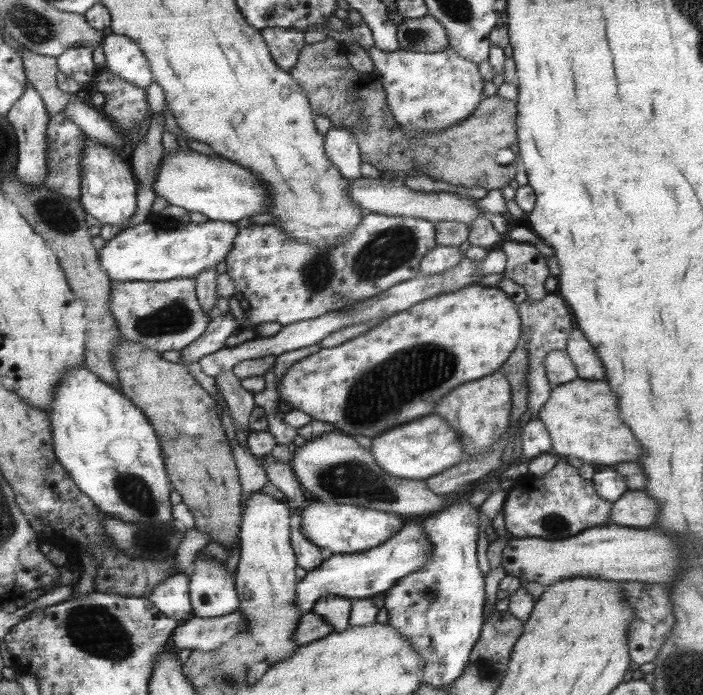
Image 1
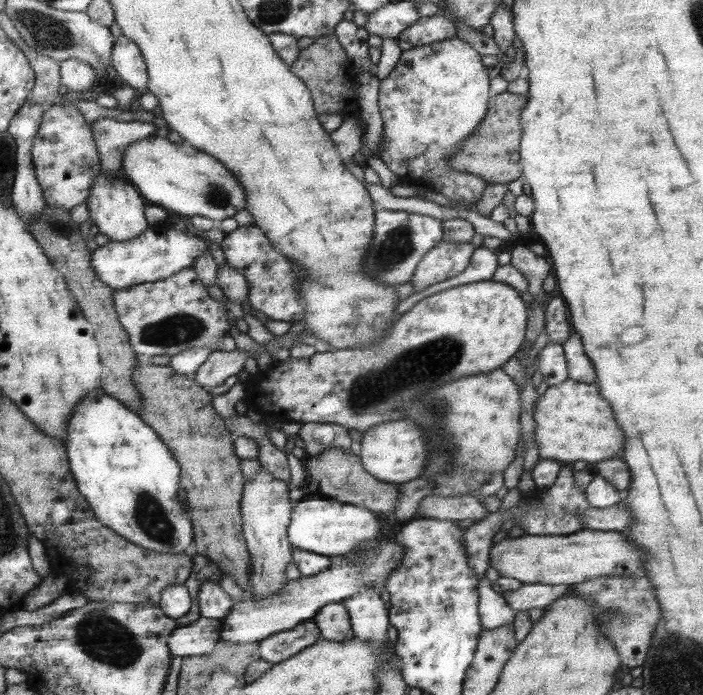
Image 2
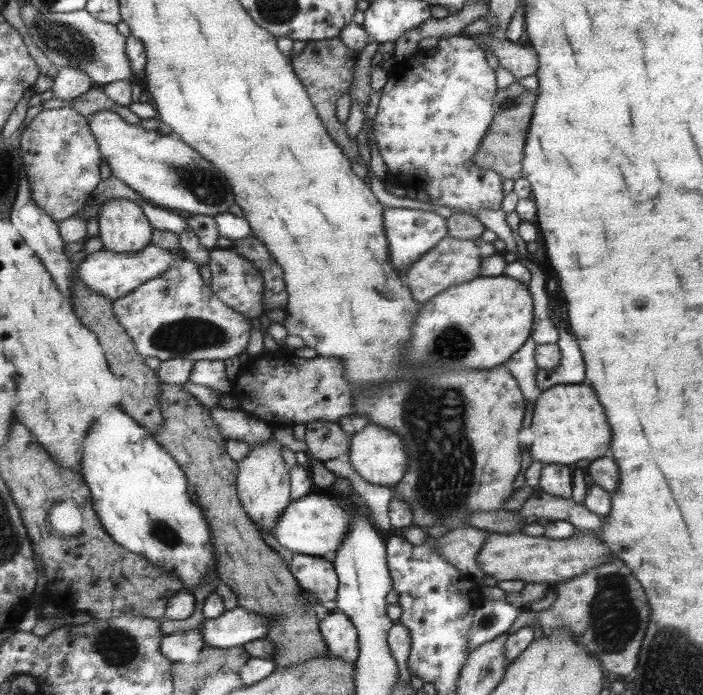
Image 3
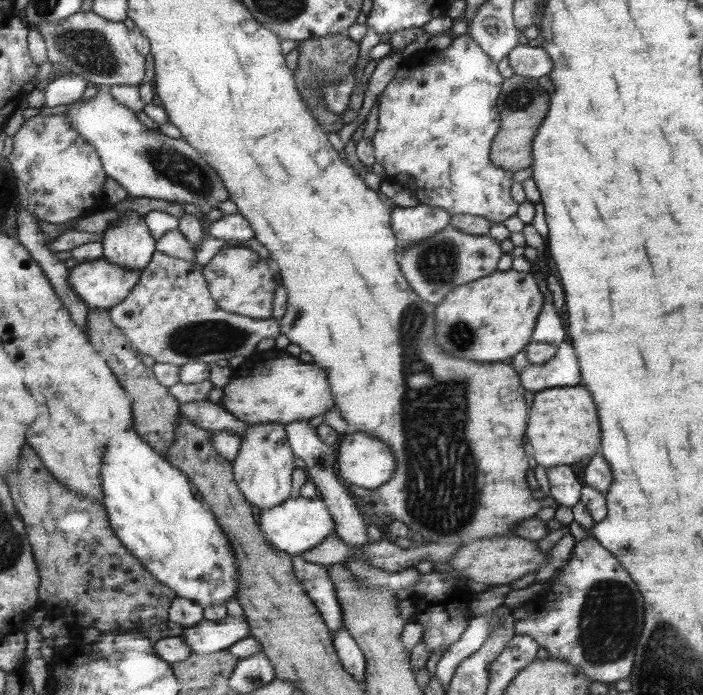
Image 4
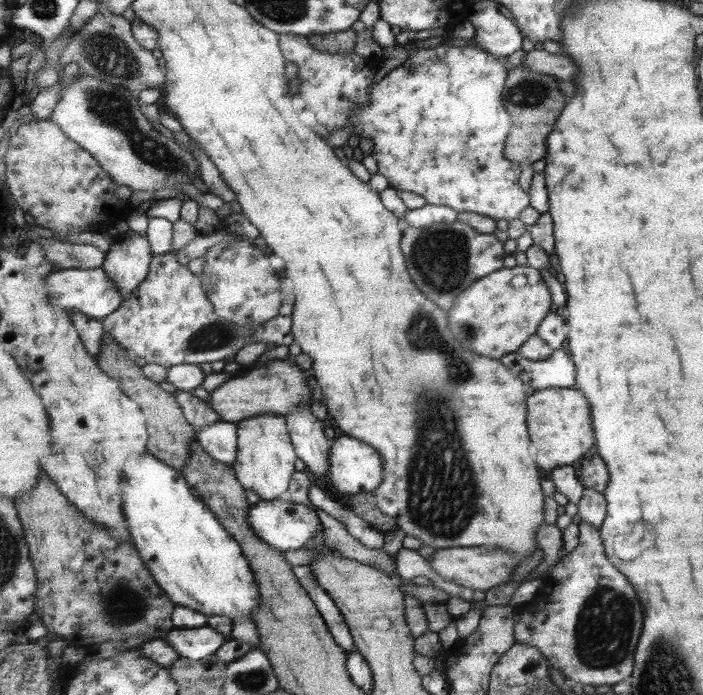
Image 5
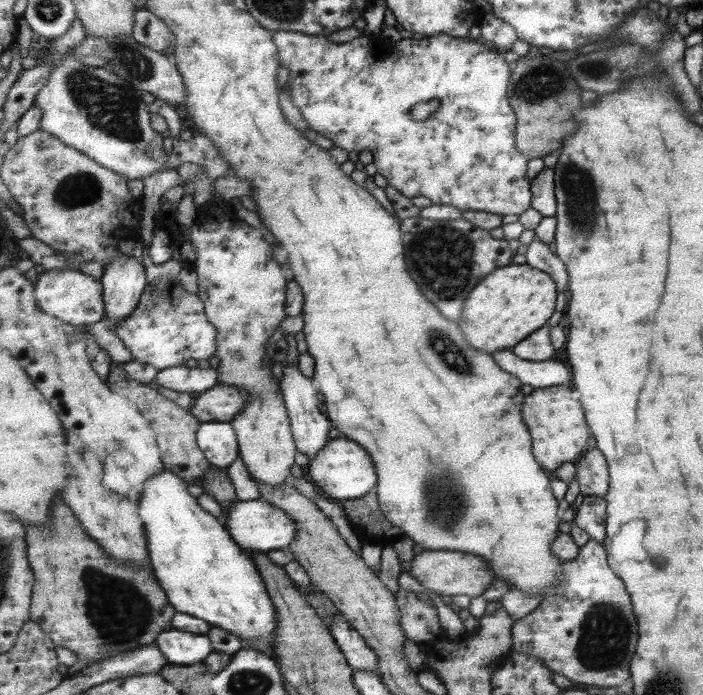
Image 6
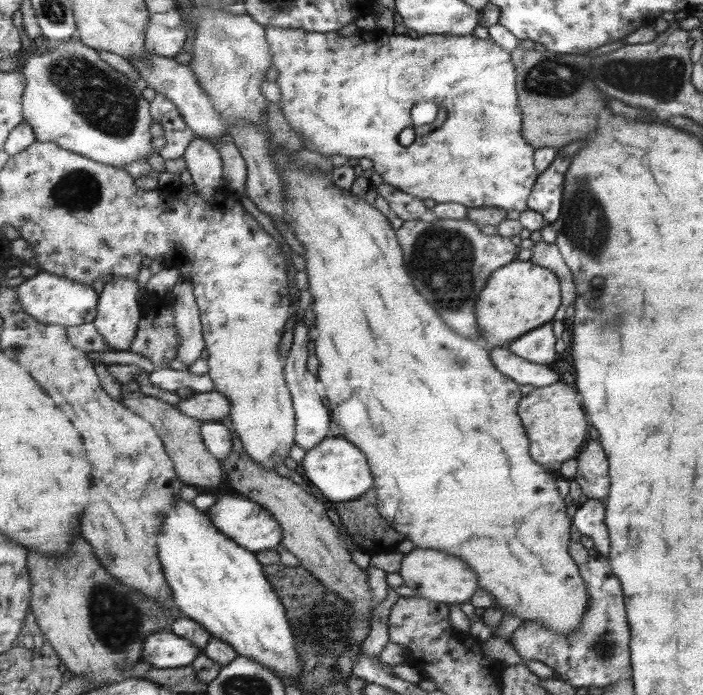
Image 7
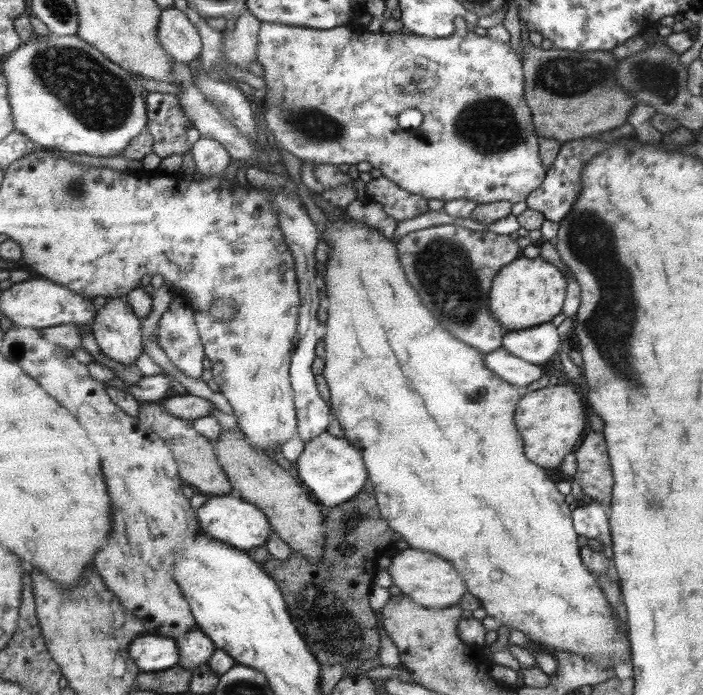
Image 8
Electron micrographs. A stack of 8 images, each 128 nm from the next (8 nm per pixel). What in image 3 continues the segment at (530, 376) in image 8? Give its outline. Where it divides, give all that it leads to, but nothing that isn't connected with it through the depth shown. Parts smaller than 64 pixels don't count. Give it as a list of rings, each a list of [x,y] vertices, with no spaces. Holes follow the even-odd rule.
[[[557,326],[558,339],[556,340],[560,361],[553,371],[538,369],[535,375],[537,388],[545,390],[558,384],[581,384],[585,380],[585,366],[581,360],[577,340],[567,332],[567,328]]]

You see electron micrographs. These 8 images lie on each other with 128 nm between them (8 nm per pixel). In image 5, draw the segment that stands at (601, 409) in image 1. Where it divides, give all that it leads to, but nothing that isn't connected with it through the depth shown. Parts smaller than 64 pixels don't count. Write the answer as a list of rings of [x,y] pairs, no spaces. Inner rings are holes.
[[[545,388],[537,390],[527,398],[527,428],[531,428],[531,444],[535,444],[535,460],[539,460],[539,469],[551,472],[555,468],[570,466],[577,462],[591,446],[593,446],[593,432],[589,420],[589,404],[581,392],[571,388]]]

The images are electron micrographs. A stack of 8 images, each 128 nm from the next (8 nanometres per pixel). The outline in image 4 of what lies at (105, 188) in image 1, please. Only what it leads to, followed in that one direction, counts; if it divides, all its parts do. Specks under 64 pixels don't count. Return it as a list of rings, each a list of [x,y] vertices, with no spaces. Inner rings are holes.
[[[127,211],[121,218],[111,220],[102,237],[102,258],[109,264],[141,272],[150,263],[153,236],[147,229],[145,217]]]

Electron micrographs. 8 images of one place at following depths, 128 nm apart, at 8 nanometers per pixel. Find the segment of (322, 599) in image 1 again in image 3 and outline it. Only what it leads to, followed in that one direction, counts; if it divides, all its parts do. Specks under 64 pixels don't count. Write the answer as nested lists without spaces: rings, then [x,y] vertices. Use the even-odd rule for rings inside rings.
[[[323,610],[319,613],[318,628],[326,643],[326,650],[341,657],[347,664],[354,664],[358,646],[355,627],[340,610]]]

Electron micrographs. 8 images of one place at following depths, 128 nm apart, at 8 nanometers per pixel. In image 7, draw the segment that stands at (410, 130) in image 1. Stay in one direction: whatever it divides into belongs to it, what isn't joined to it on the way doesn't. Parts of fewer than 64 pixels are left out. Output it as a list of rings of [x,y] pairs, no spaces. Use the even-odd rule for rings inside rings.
[[[267,28],[266,40],[270,45],[274,68],[278,75],[275,84],[281,93],[280,110],[289,126],[298,132],[305,141],[306,149],[319,154],[341,154],[349,158],[369,158],[373,162],[373,170],[381,176],[383,183],[394,186],[403,193],[420,201],[431,199],[435,203],[454,203],[467,209],[469,208],[503,208],[505,211],[521,213],[527,210],[526,204],[530,192],[534,188],[538,171],[534,168],[534,148],[522,139],[522,111],[518,107],[517,89],[514,85],[515,71],[511,64],[510,53],[499,48],[491,39],[479,39],[472,34],[469,36],[451,36],[450,34],[426,34],[411,38],[409,35],[398,33],[384,33],[376,28],[366,32],[357,29],[351,36],[339,36],[337,31],[333,32],[307,32],[297,28]],[[431,100],[439,106],[439,114],[435,122],[425,126],[413,126],[415,140],[409,146],[397,144],[397,134],[411,126],[409,124],[409,108],[417,102]]]

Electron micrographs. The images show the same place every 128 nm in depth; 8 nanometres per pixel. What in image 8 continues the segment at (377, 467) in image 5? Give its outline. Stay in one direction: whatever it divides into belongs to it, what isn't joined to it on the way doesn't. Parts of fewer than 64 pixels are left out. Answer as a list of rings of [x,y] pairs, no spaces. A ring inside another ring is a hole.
[[[321,432],[304,443],[304,449],[292,468],[295,475],[307,485],[307,488],[310,488],[323,506],[335,506],[335,504],[347,502],[362,490],[369,479],[358,449],[345,438],[335,437],[327,432]]]

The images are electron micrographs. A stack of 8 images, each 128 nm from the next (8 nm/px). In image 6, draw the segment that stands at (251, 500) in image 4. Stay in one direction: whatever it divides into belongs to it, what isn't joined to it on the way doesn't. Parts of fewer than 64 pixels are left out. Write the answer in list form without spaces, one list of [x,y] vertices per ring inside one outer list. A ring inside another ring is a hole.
[[[222,202],[223,208],[219,210],[219,212],[223,212],[223,216],[221,214],[217,214],[217,210],[215,210],[215,224],[213,224],[213,214],[209,212],[209,216],[205,216],[205,222],[203,224],[199,224],[199,220],[201,220],[201,215],[203,212],[199,208],[199,216],[195,222],[195,225],[191,227],[191,229],[187,229],[187,231],[181,231],[179,227],[177,227],[177,222],[175,222],[175,218],[167,219],[165,215],[159,216],[157,220],[157,226],[159,228],[163,228],[165,232],[169,232],[169,235],[173,236],[176,244],[175,247],[179,246],[179,244],[183,241],[191,242],[191,247],[196,255],[196,259],[192,264],[187,265],[191,266],[197,275],[198,287],[197,287],[197,296],[203,300],[204,304],[204,313],[206,314],[207,320],[210,324],[214,325],[216,330],[215,335],[215,344],[218,350],[216,350],[215,356],[219,359],[219,365],[215,370],[217,373],[216,383],[217,384],[226,384],[226,385],[235,385],[240,389],[248,392],[248,402],[246,402],[246,406],[242,408],[242,411],[234,416],[234,419],[230,422],[232,424],[234,433],[236,434],[236,444],[238,445],[238,455],[241,458],[241,462],[245,465],[245,470],[247,470],[247,474],[252,480],[258,480],[267,486],[283,486],[283,482],[285,482],[285,478],[287,478],[287,474],[289,474],[289,468],[293,467],[293,456],[296,455],[297,449],[293,446],[293,439],[291,438],[292,432],[290,431],[290,422],[287,422],[287,413],[285,407],[285,401],[282,399],[279,382],[276,382],[274,378],[270,375],[270,366],[265,367],[261,363],[261,356],[263,356],[263,347],[261,344],[267,340],[269,336],[271,336],[275,330],[277,330],[277,326],[285,320],[285,314],[283,314],[283,298],[285,298],[285,280],[281,278],[281,274],[279,274],[279,267],[277,266],[277,262],[273,262],[273,254],[271,254],[271,244],[265,242],[262,234],[255,230],[254,228],[249,228],[247,224],[243,224],[243,222],[239,222],[239,220],[235,220],[229,212],[232,210],[233,202]]]

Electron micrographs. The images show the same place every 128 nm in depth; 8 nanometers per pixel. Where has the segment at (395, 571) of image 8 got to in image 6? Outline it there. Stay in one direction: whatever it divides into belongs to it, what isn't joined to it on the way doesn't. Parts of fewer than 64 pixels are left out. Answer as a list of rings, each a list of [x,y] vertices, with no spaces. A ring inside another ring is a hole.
[[[423,550],[418,555],[413,555],[409,574],[421,586],[428,589],[427,593],[437,598],[445,595],[479,596],[490,587],[490,583],[494,580],[486,560],[480,556],[459,551]]]

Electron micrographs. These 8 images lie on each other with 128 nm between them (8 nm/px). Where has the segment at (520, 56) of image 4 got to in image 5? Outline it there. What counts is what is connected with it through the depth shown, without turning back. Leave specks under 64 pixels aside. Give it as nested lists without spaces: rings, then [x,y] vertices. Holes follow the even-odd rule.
[[[542,48],[525,51],[519,65],[559,81],[570,81],[576,73],[576,66],[570,58],[563,53],[548,53]]]

